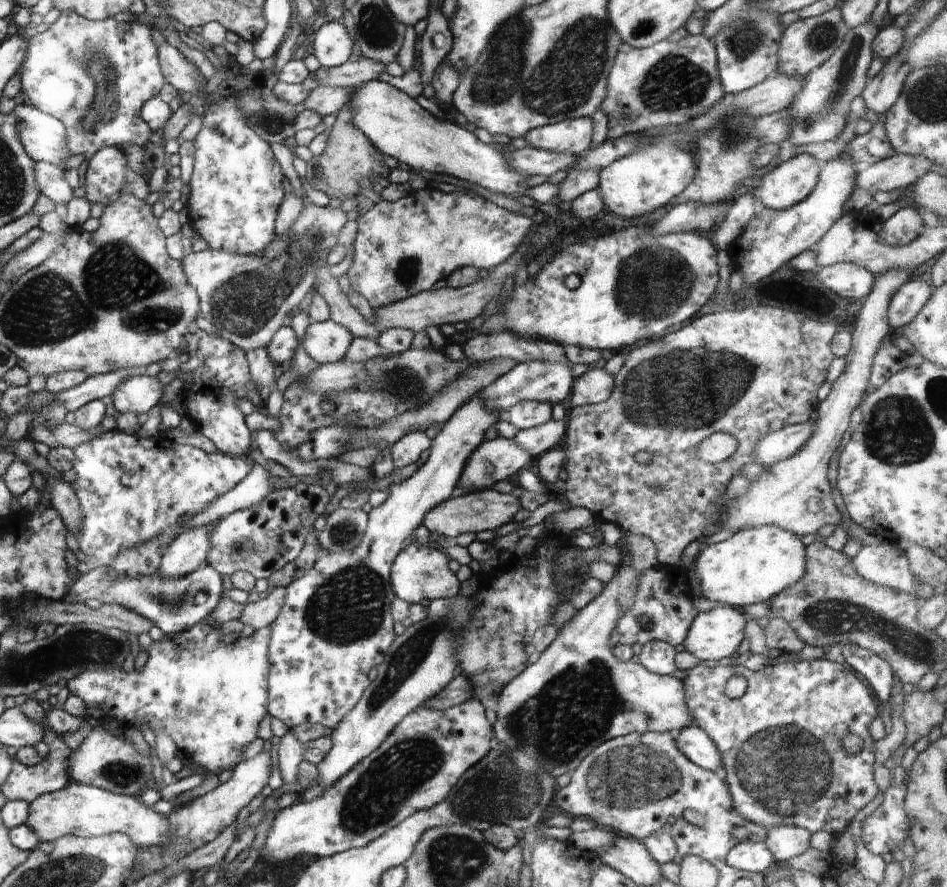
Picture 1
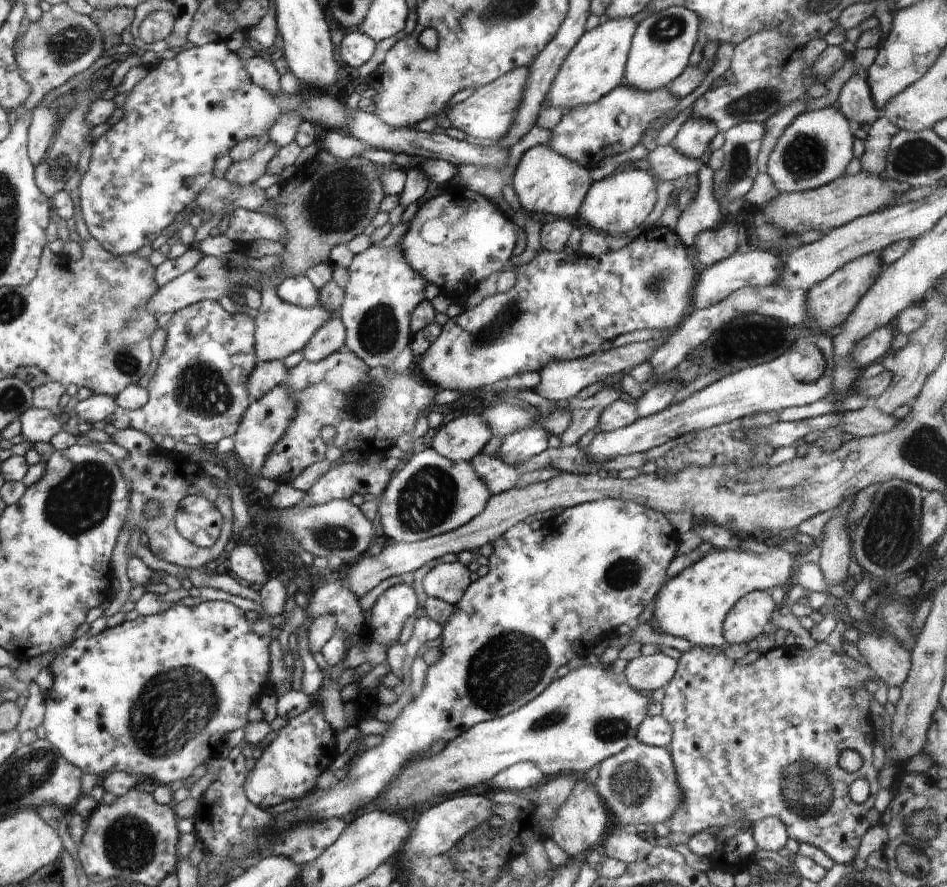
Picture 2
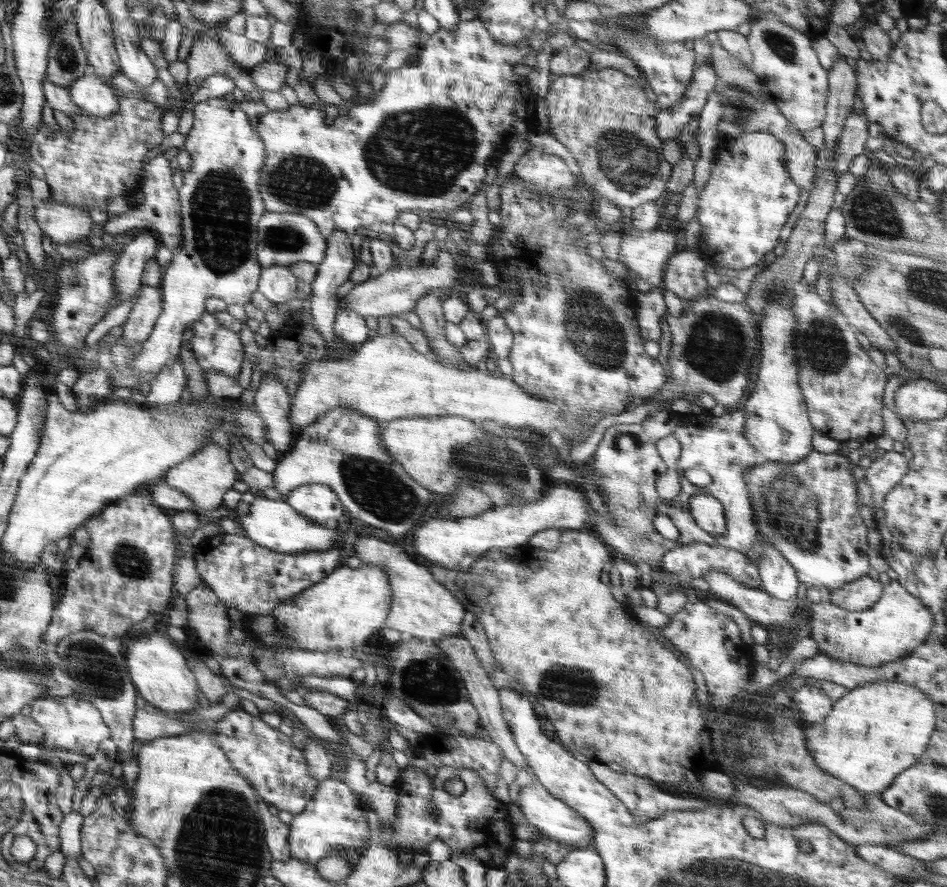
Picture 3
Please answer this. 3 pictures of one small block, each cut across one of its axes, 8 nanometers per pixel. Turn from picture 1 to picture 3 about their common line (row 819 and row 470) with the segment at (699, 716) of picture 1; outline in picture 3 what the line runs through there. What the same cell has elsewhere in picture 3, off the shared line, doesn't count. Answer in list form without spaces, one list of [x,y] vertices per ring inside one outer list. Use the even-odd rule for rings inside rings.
[[[845,450],[834,454],[811,452],[801,460],[791,464],[761,461],[746,469],[745,480],[748,498],[754,512],[758,540],[766,546],[774,546],[786,558],[796,571],[798,580],[806,588],[818,588],[822,591],[836,590],[850,581],[868,574],[868,543],[866,526],[860,515],[858,486],[852,470],[856,466],[848,460]]]

